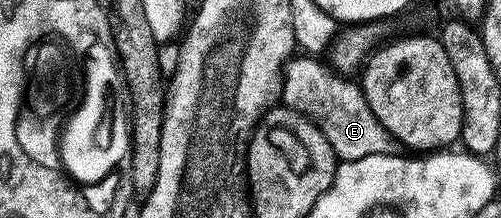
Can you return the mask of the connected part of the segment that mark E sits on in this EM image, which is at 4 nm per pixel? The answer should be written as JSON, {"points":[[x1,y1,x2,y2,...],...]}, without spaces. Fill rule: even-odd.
{"points":[[315,56,292,57,281,73,282,101,291,109,321,124,323,135,329,140,336,159,348,162,361,160,365,156,394,154,397,143,391,133,383,127,381,120,373,116,373,108,367,106,362,85,350,82,334,74,325,63]]}

